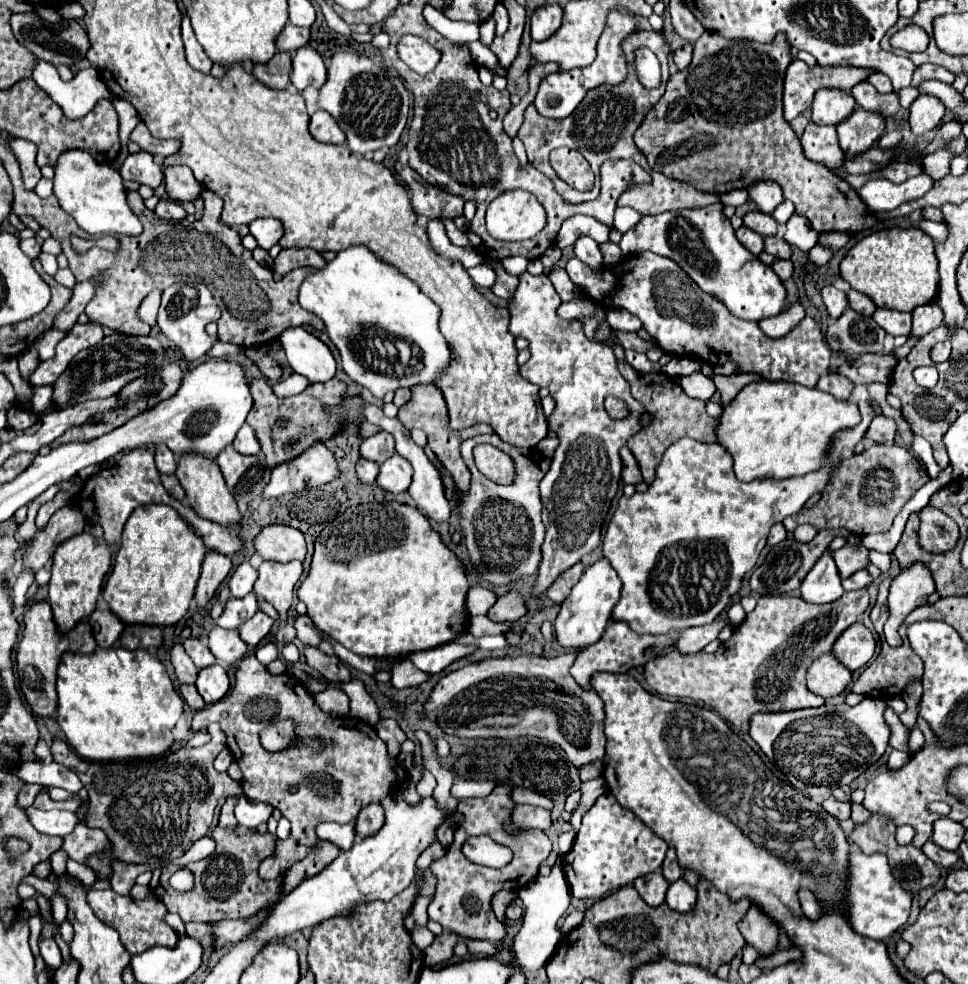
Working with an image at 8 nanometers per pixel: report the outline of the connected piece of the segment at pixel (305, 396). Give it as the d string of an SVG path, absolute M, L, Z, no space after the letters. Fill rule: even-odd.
M263 379L249 381L249 387L255 403L249 411L247 423L255 429L269 467L277 467L285 461L291 461L293 457L299 457L305 449L309 449L309 445L325 443L343 431L343 417L337 415L337 407L347 395L345 381L331 379L327 383L311 383L303 393L285 399L277 397L271 385ZM279 419L285 419L283 427L277 425Z

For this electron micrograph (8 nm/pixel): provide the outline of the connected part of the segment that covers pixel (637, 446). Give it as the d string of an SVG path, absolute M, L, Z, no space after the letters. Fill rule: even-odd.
M617 359L617 365L621 369L621 375L629 381L633 397L637 401L641 401L647 407L647 413L653 417L653 421L647 427L643 427L641 433L633 435L627 441L627 447L635 455L635 459L639 463L639 469L643 473L643 479L647 483L651 483L655 479L655 467L657 467L665 449L671 443L679 441L681 437L693 437L693 439L699 439L701 443L717 441L719 419L713 419L713 417L707 415L703 401L687 397L685 391L675 383L673 377L665 375L663 371L659 371L659 373L639 373L629 363L625 363L623 359Z

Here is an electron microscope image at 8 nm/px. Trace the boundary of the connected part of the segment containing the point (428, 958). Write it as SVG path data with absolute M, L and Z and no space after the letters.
M451 931L439 933L433 943L424 951L424 965L431 967L451 959L454 955L454 947L458 941L459 937L455 933L451 933Z

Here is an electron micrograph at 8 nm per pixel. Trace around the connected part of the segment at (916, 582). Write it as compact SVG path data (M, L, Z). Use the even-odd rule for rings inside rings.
M915 561L907 569L901 569L901 573L893 579L889 589L891 617L885 623L885 639L891 647L901 645L901 637L897 633L901 621L917 605L925 605L927 597L933 591L935 591L935 583L933 583L931 571L925 565L921 565L921 561Z

